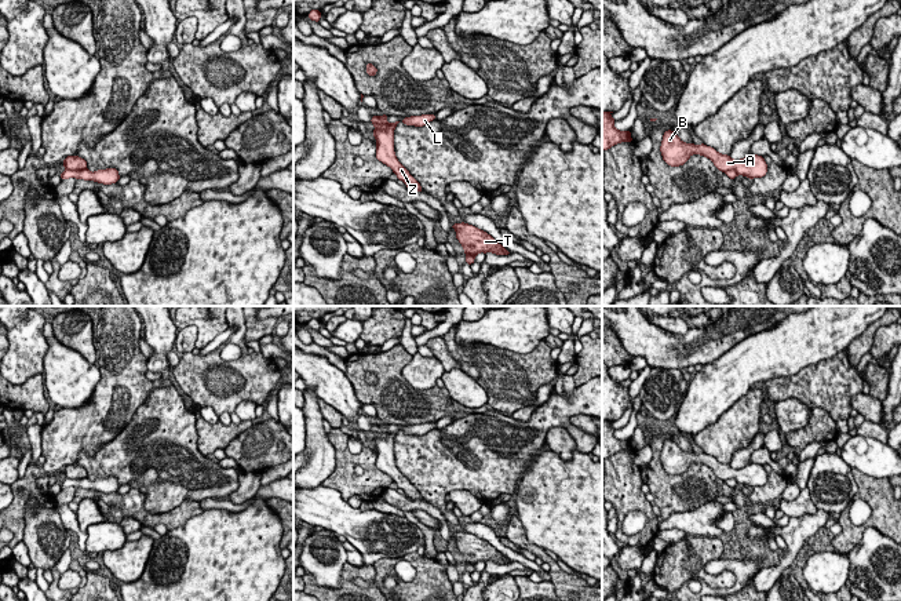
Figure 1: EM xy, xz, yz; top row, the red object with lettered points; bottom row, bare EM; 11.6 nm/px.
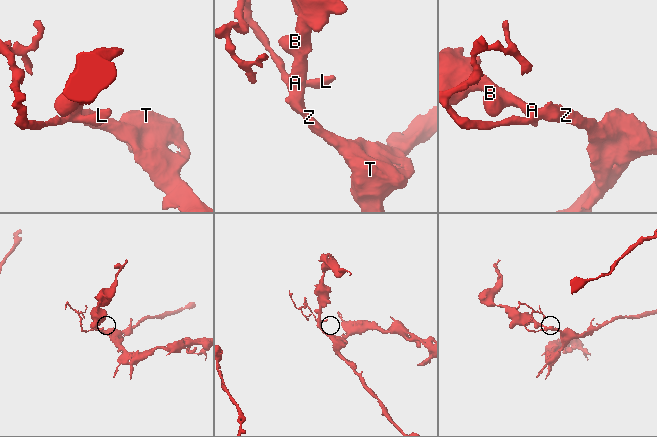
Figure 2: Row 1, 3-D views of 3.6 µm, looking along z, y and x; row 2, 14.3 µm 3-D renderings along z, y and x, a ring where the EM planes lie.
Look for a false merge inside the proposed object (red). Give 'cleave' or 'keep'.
cleave

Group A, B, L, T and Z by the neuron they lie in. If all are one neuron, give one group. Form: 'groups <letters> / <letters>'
groups A B T Z / L

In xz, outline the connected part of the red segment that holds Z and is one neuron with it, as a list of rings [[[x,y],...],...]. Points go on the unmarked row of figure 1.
[[[387,423],[379,425],[380,434],[372,441],[377,451],[376,467],[389,474],[400,489],[402,489],[411,500],[423,500],[420,492],[409,482],[409,480],[398,470],[394,462],[394,437],[387,430]]]

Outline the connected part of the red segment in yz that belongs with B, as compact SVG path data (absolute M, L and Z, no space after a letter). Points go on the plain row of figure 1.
M668 438L663 444L660 460L665 473L671 476L683 474L692 463L708 466L722 481L736 480L737 484L744 484L749 488L762 487L767 481L767 473L763 465L749 463L741 469L733 469L727 463L718 462L714 456L704 452L685 452L679 445Z

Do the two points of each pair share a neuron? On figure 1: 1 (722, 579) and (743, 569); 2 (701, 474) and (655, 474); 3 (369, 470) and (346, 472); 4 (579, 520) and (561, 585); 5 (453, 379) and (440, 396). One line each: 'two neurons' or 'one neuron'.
1: two neurons
2: one neuron
3: one neuron
4: two neurons
5: two neurons

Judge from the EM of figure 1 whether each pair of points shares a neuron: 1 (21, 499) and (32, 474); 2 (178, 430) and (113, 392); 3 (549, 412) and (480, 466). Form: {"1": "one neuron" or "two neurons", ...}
{"1": "one neuron", "2": "two neurons", "3": "one neuron"}

